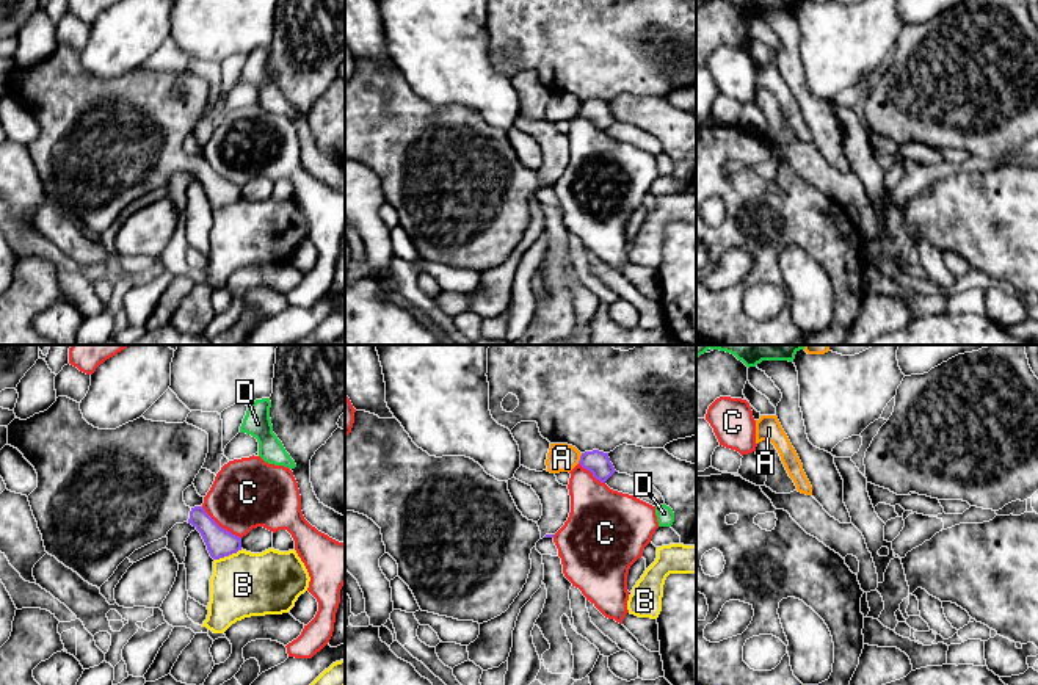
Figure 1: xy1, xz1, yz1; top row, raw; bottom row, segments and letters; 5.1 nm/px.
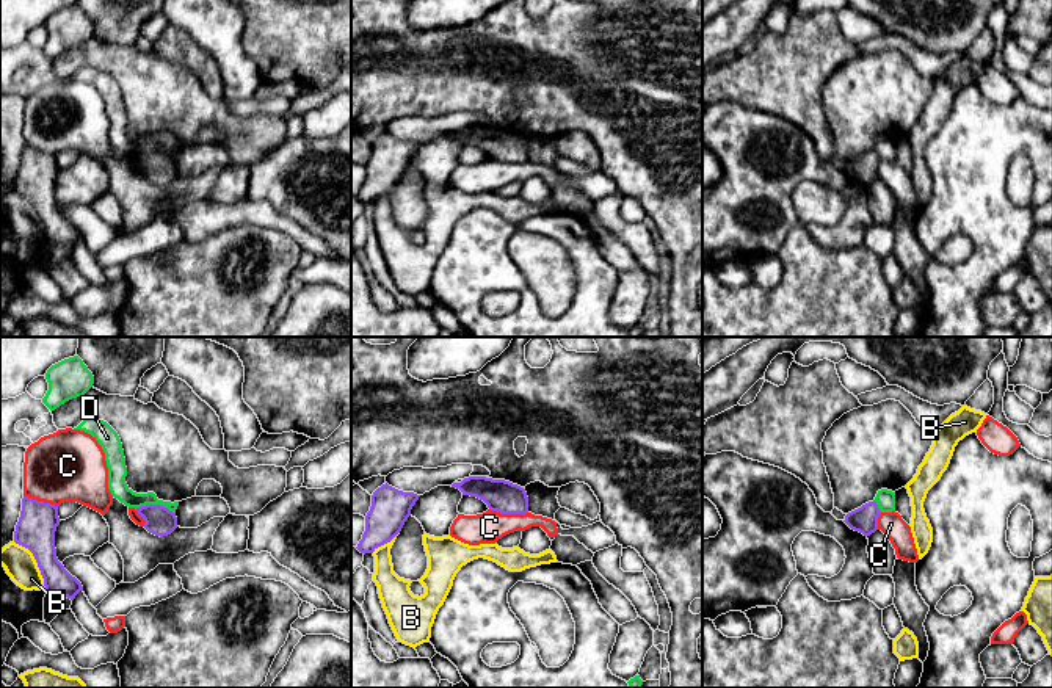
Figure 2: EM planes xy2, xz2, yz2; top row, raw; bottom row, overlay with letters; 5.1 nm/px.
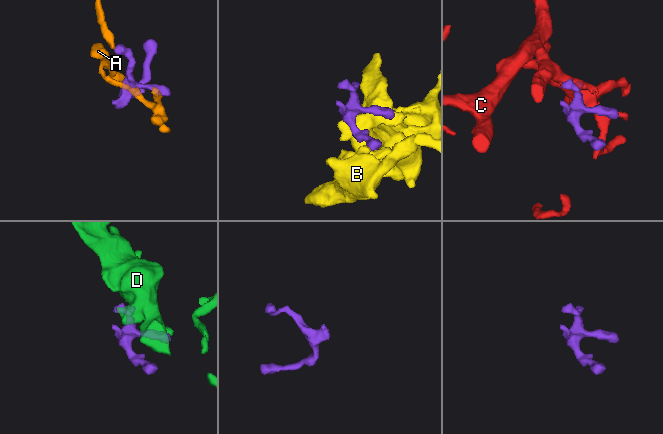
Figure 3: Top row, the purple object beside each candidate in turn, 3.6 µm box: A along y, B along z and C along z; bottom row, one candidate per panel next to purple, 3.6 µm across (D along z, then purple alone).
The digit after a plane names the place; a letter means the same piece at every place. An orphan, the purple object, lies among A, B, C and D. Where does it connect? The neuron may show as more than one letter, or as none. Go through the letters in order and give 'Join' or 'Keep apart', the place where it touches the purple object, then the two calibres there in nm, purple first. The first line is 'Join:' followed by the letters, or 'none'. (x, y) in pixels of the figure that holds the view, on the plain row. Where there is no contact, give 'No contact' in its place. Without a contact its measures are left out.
Join: none
A: Keep apart. Touches purple at xz1 (580, 107). Thickness 120 nm (purple) against 140 nm
B: Keep apart. Touches purple at xy2 (36, 210). Thickness 200 nm (purple) against 160 nm
C: Keep apart. Touches purple at xy1 (220, 176). Thickness 150 nm (purple) against 360 nm
D: Keep apart. Touches purple at xy2 (155, 154). Thickness 150 nm (purple) against 100 nm

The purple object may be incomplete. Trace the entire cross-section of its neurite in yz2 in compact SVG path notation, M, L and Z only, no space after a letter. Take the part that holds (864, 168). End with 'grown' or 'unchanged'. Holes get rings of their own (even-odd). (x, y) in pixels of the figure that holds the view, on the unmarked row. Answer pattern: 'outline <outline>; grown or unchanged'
outline M869 150L865 154L862 154L861 157L848 161L845 165L845 172L854 179L862 182L864 185L870 185L872 182L875 182L878 179L878 166L880 166L881 160L876 154L876 150Z; unchanged

